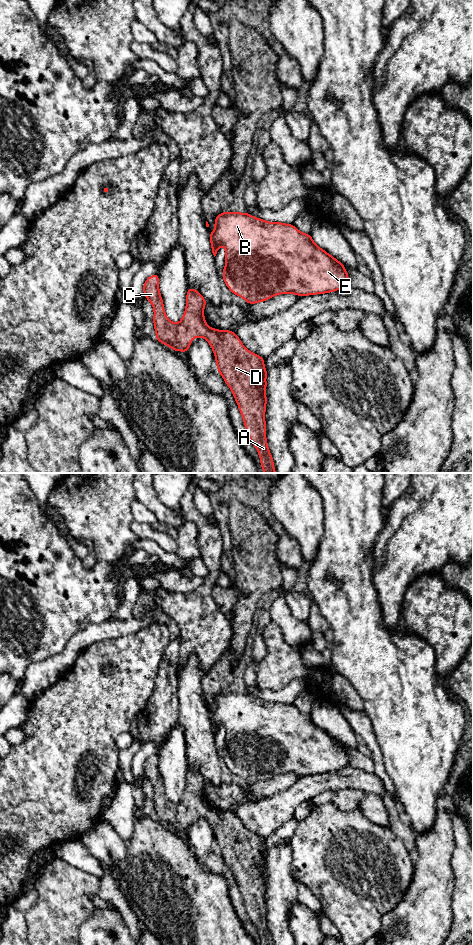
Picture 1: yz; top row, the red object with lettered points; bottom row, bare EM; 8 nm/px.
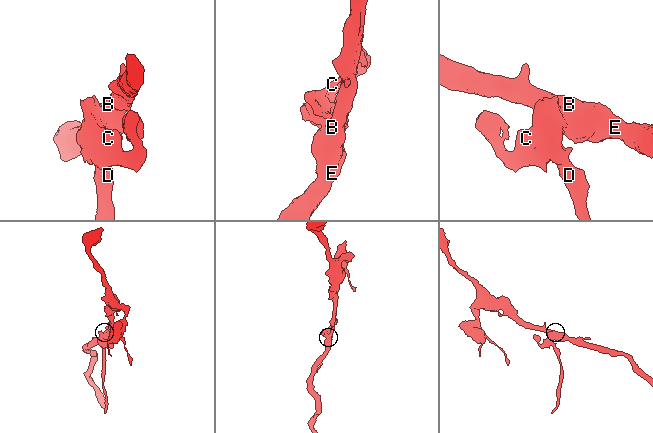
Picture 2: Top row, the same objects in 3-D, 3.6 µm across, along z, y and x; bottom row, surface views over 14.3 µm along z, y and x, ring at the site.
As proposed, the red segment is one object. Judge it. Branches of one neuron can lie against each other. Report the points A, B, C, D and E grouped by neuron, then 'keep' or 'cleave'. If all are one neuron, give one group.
groups A C D / B E; cleave

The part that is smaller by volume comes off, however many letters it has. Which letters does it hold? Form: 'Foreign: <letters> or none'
Foreign: A, C, D

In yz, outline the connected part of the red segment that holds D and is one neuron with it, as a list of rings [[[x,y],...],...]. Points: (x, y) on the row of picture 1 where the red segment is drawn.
[[[159,274],[149,276],[143,285],[144,296],[152,304],[154,309],[153,322],[156,340],[167,345],[174,351],[182,351],[186,354],[192,344],[193,337],[203,337],[209,342],[215,354],[217,371],[222,375],[225,383],[233,393],[248,437],[260,456],[262,470],[264,473],[276,473],[273,458],[269,452],[266,440],[265,410],[267,397],[265,390],[267,387],[266,376],[268,371],[264,368],[265,358],[247,350],[237,334],[233,333],[231,329],[223,331],[210,328],[204,319],[204,306],[207,304],[207,301],[195,288],[188,288],[186,308],[181,321],[179,323],[172,323],[165,314],[164,304],[158,286]]]

